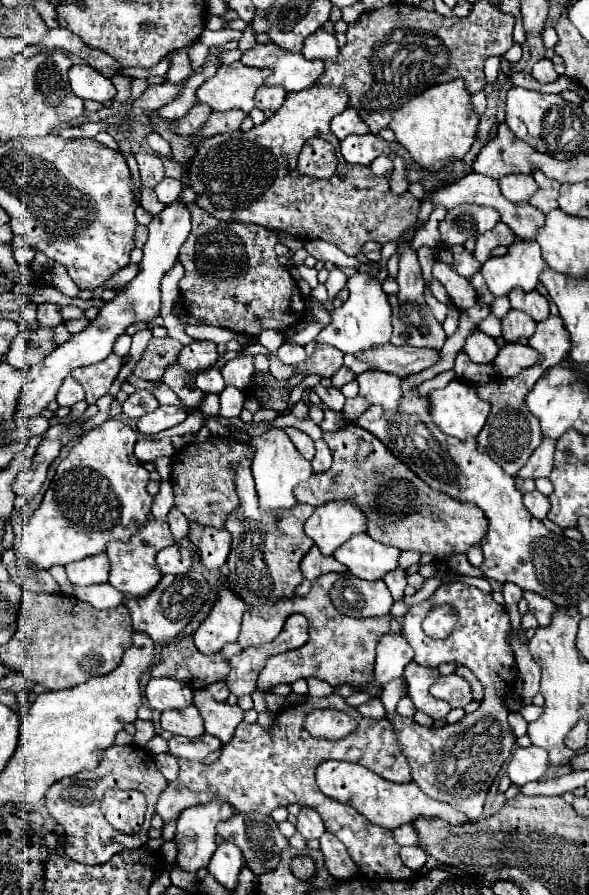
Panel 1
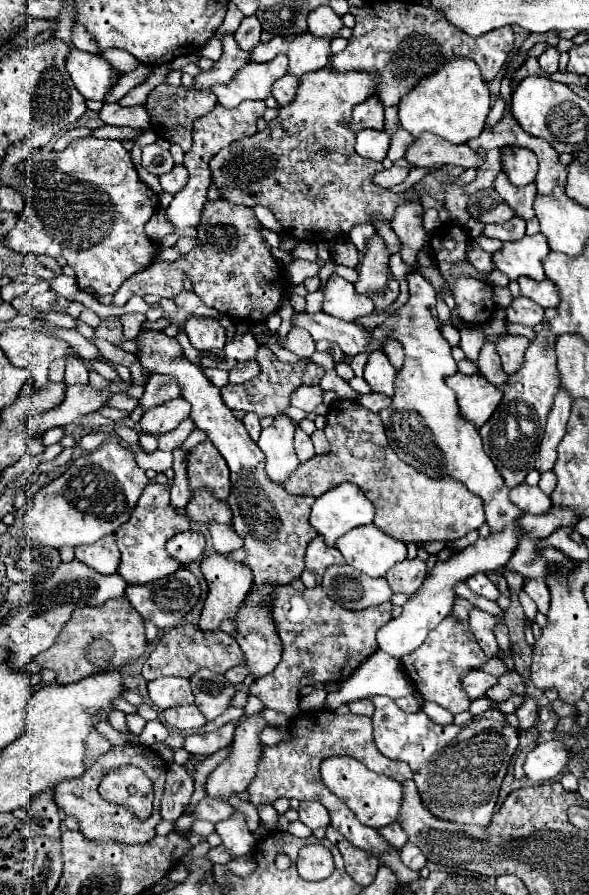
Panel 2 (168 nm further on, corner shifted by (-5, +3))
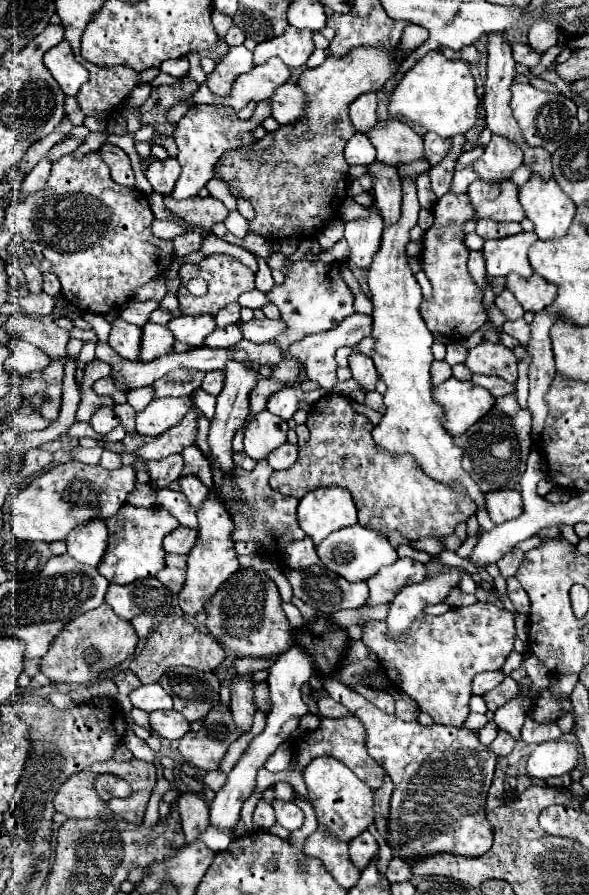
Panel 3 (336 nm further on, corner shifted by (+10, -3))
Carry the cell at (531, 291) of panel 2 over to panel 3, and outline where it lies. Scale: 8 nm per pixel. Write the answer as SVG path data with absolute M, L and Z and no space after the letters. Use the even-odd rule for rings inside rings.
M516 273L508 275L506 277L506 289L512 291L512 295L524 307L524 311L538 313L556 299L556 287L548 281L544 281L536 273L530 279L516 277Z

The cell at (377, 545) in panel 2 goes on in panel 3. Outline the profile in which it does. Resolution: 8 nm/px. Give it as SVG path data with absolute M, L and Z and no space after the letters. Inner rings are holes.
M358 523L352 527L344 527L338 529L336 533L330 533L320 545L318 545L318 557L322 559L322 563L332 569L334 573L346 577L348 581L366 581L368 577L376 575L380 567L384 565L392 565L398 555L396 549L388 543L386 537L380 537L376 531L364 529Z

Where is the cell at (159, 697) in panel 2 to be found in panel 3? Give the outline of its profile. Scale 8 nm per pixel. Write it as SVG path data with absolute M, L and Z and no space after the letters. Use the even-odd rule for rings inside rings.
M160 683L142 685L130 693L132 705L138 709L144 709L148 713L156 709L172 709L172 697L162 689Z

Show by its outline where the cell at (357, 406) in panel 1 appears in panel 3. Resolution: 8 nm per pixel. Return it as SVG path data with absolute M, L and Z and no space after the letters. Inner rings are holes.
M372 391L372 393L366 393L366 401L364 401L366 407L378 411L378 413L384 413L384 403L382 403L382 395L378 391Z

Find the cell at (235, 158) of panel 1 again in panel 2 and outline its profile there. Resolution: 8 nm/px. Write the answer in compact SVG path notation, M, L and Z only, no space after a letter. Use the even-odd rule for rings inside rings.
M327 65L323 67L323 71L303 75L301 85L297 89L297 97L287 107L279 107L279 117L273 119L265 131L231 143L211 159L209 167L213 173L213 183L217 183L221 197L247 207L269 207L287 237L313 245L321 241L337 241L339 237L347 237L355 225L371 221L373 215L381 215L391 221L395 207L401 201L411 201L419 197L415 193L395 195L389 189L373 185L371 177L383 171L383 165L379 161L363 159L355 151L355 131L349 129L349 119L353 107L357 103L363 103L373 93L375 75L367 75L361 71L339 73L331 71L331 67Z

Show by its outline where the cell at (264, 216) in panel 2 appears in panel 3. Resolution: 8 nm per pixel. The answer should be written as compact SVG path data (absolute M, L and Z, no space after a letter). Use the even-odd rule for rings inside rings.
M210 179L206 187L208 187L210 195L216 197L216 199L220 199L220 201L230 209L230 211L236 209L236 197L228 191L228 187L226 187L224 181L220 181L220 179Z

